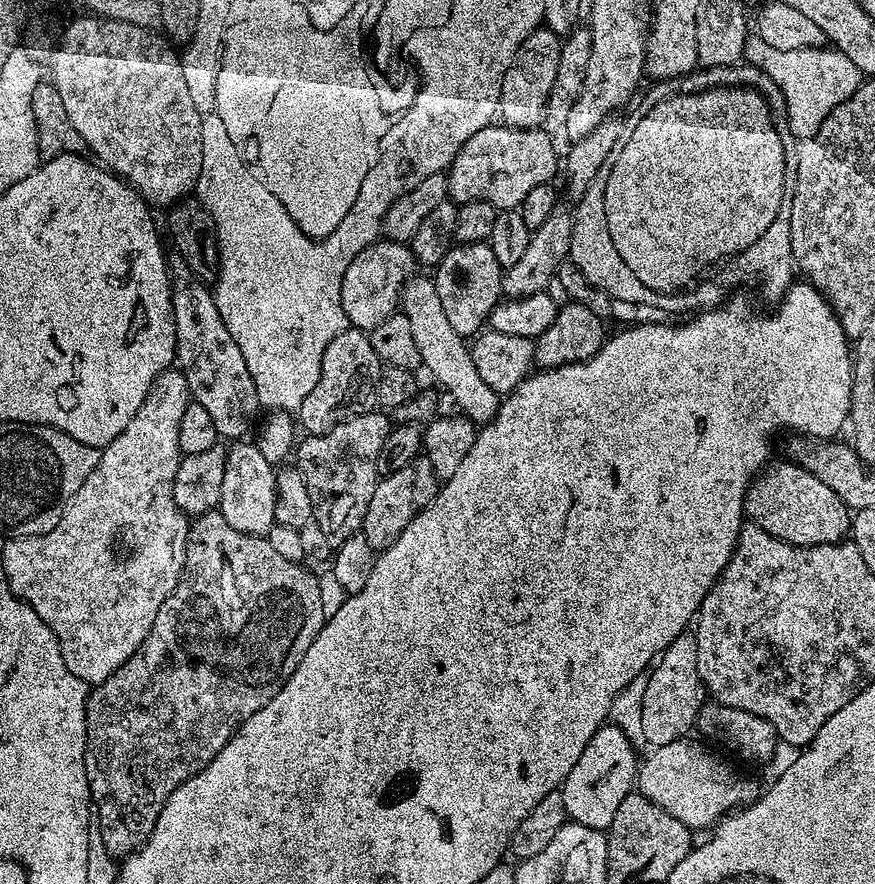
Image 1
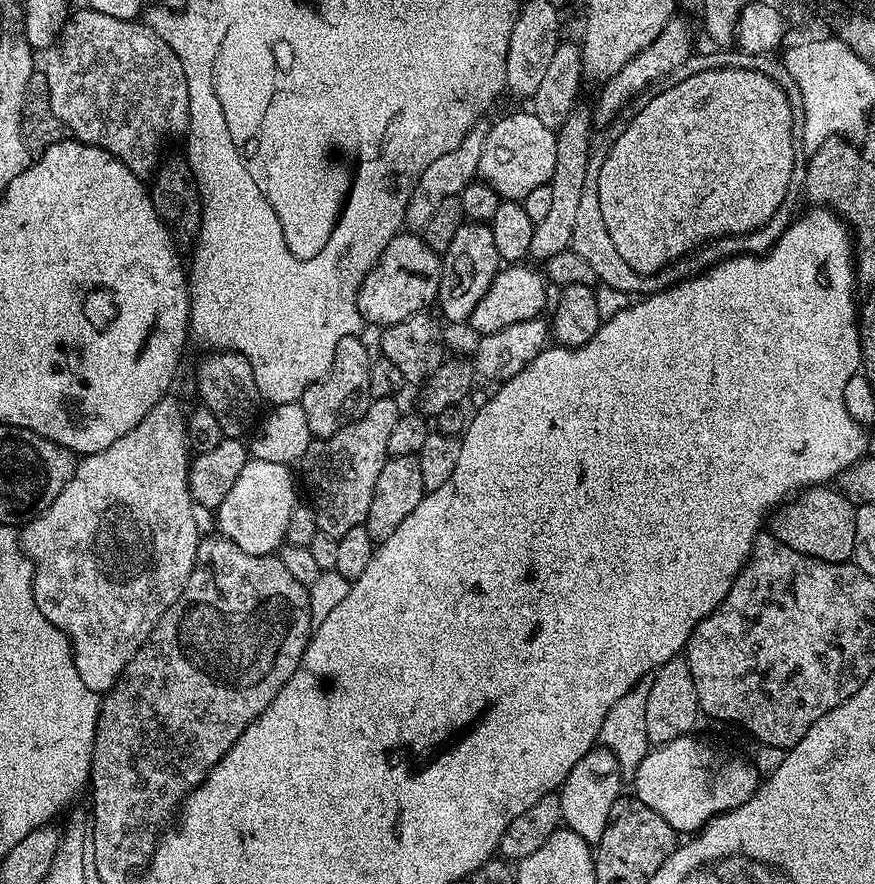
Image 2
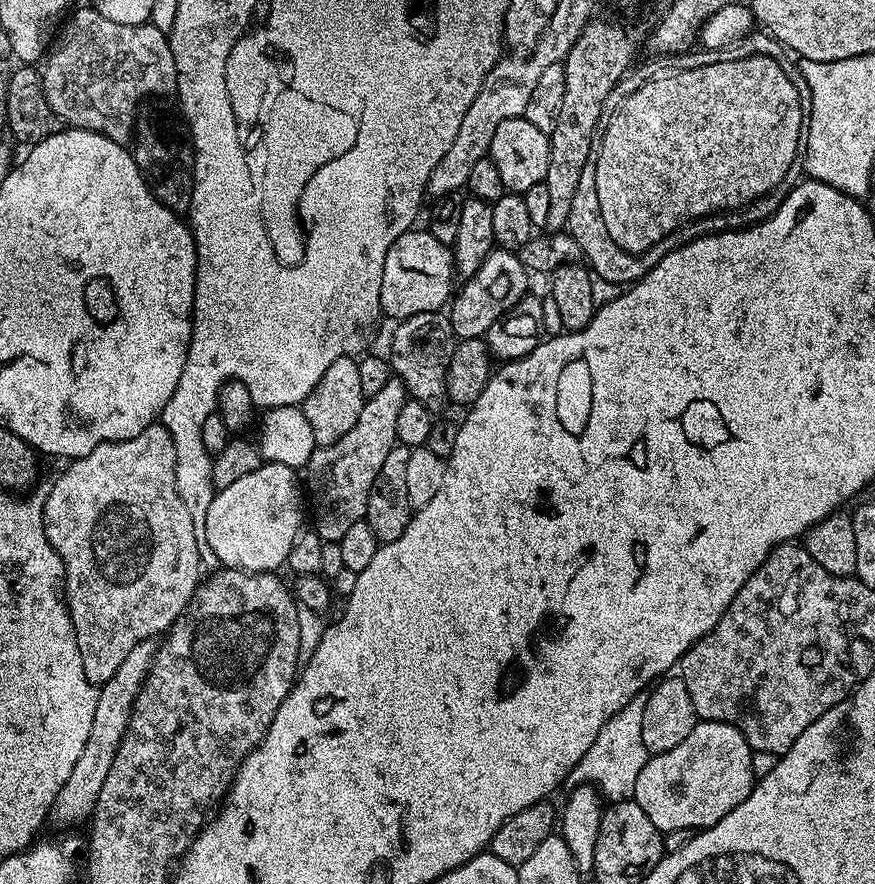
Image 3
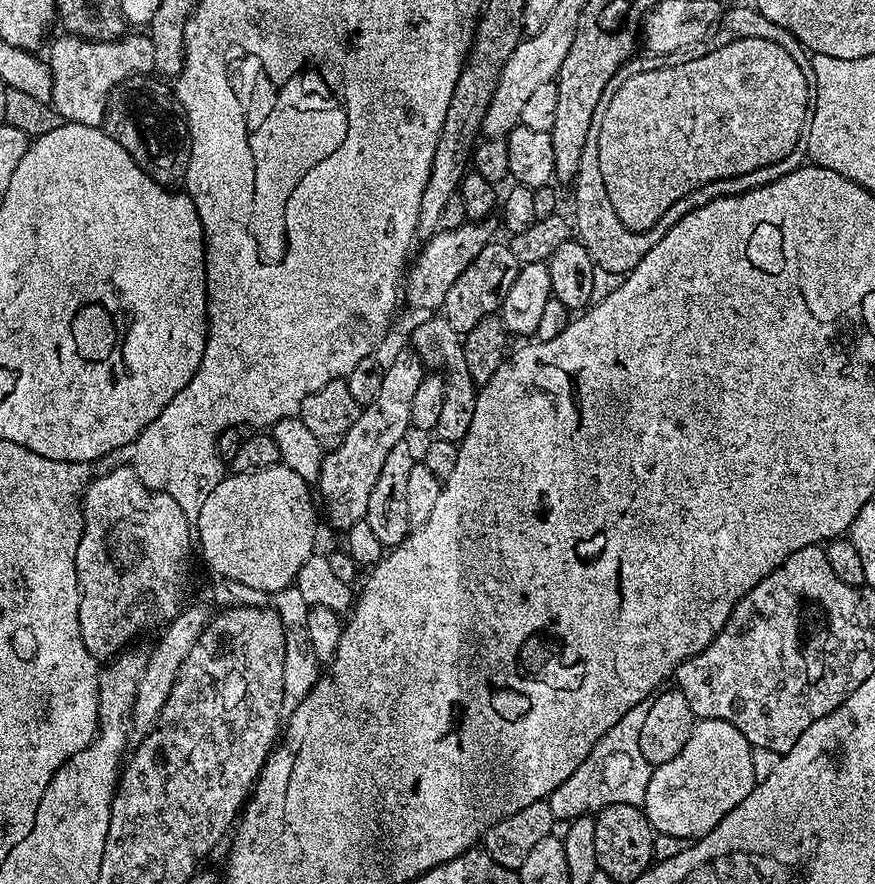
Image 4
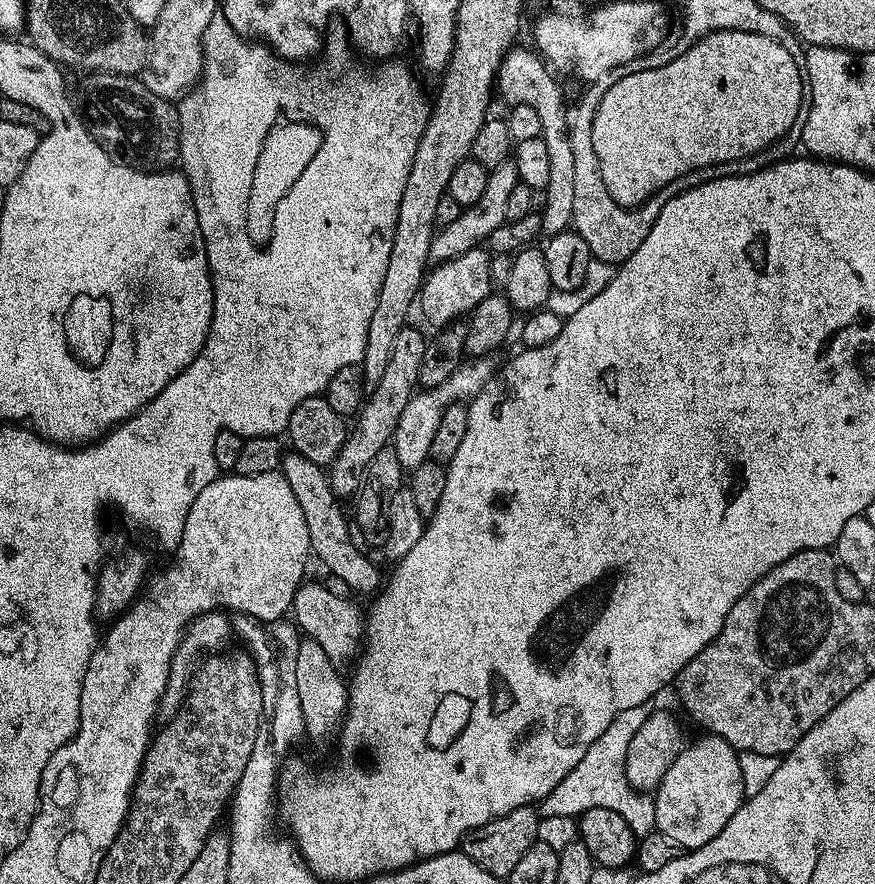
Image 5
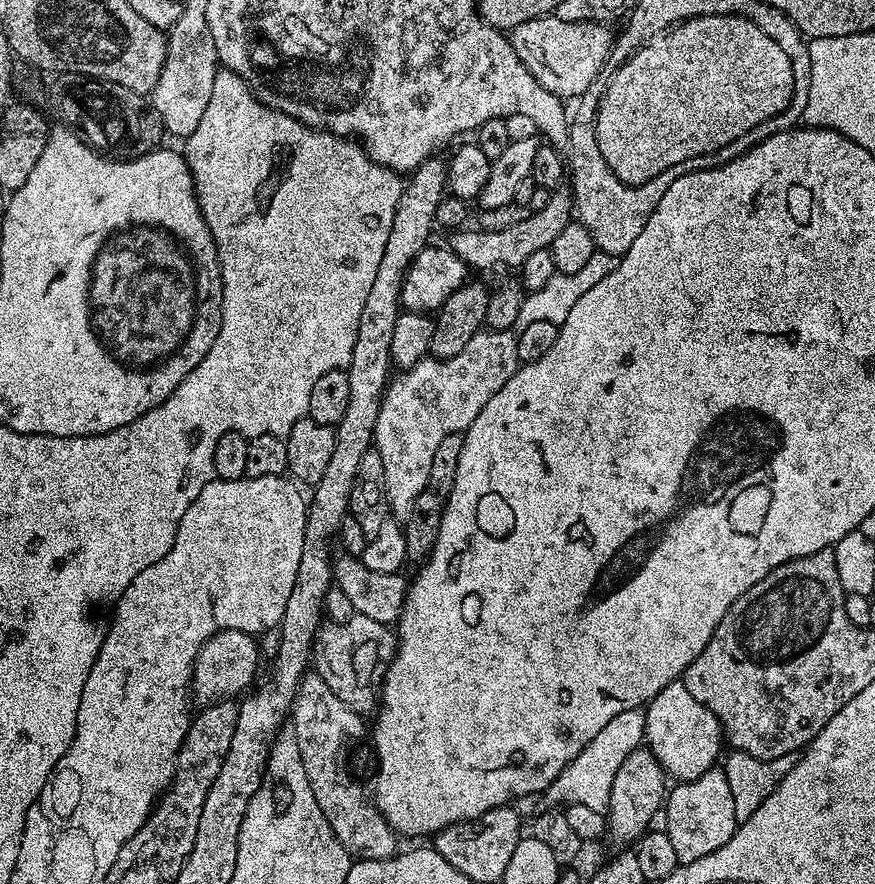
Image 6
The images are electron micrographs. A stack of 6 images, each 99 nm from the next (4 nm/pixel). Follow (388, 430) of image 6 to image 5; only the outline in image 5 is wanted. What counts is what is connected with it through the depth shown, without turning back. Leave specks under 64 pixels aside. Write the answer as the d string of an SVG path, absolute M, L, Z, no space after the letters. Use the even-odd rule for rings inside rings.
M480 354L474 358L477 360L470 361L471 359L469 359L467 362L461 363L460 367L454 370L454 374L450 374L450 378L446 378L446 382L442 382L436 388L424 388L417 391L408 401L408 405L396 419L396 429L391 443L391 447L396 448L396 460L402 467L408 468L407 470L415 470L418 465L425 463L429 459L430 442L438 430L440 421L445 419L447 412L444 411L451 404L458 403L459 400L471 401L472 397L477 396L487 386L488 381L494 375L494 367L492 368L488 358L487 355Z

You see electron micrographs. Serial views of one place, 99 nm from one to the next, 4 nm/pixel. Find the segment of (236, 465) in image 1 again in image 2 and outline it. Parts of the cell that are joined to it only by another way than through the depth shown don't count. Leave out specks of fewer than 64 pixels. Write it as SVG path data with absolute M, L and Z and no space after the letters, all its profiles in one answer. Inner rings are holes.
M249 458L238 474L238 482L226 494L220 516L219 535L225 536L234 546L242 546L248 554L271 556L285 543L286 526L290 526L290 514L298 507L296 484L292 481L293 469L286 464L262 462Z

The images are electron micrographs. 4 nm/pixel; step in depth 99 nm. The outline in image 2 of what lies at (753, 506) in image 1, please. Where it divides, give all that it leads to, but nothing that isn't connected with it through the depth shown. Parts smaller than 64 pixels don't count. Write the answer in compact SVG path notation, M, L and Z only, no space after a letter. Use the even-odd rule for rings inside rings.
M835 487L805 488L771 513L770 535L778 538L778 542L790 546L790 550L798 550L826 562L847 564L852 560L854 550L856 510L857 505Z

